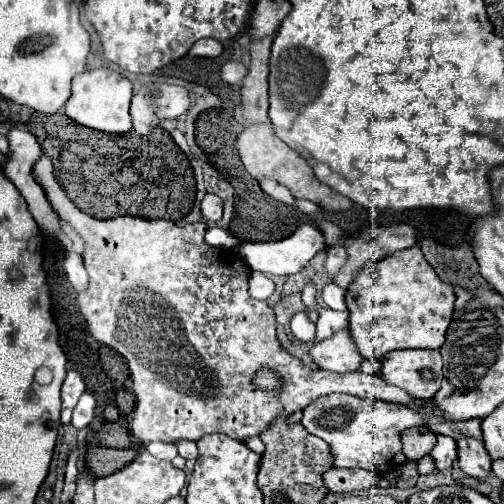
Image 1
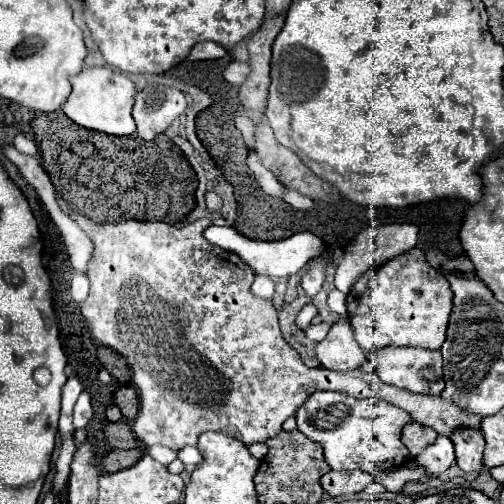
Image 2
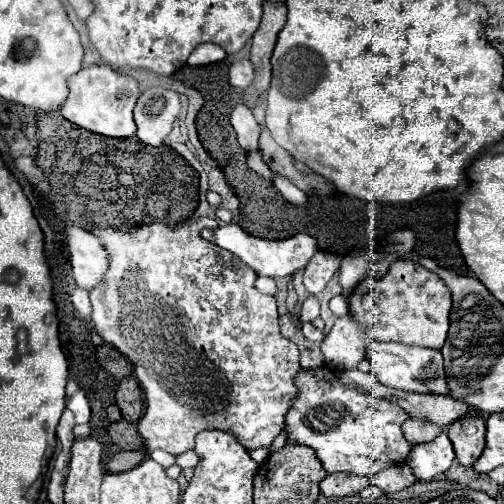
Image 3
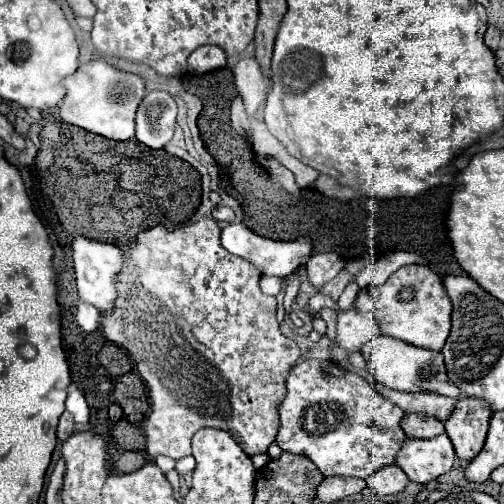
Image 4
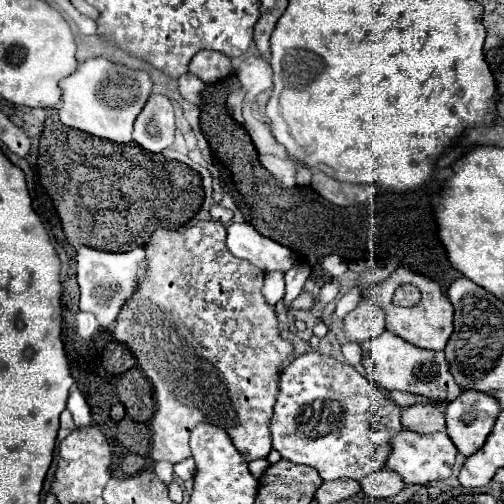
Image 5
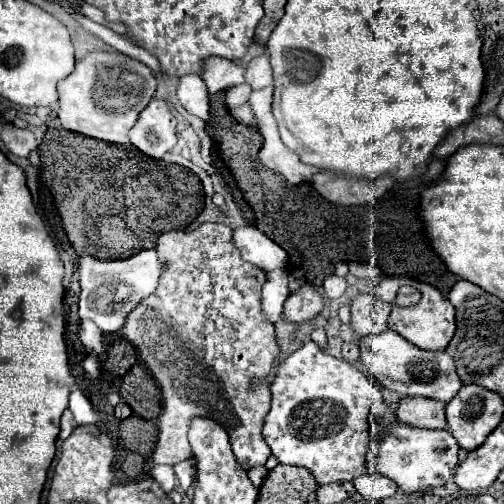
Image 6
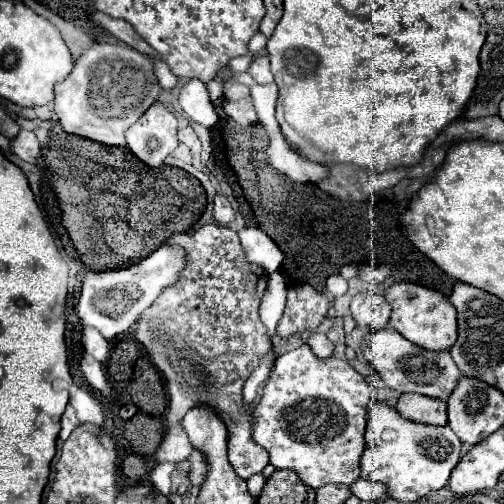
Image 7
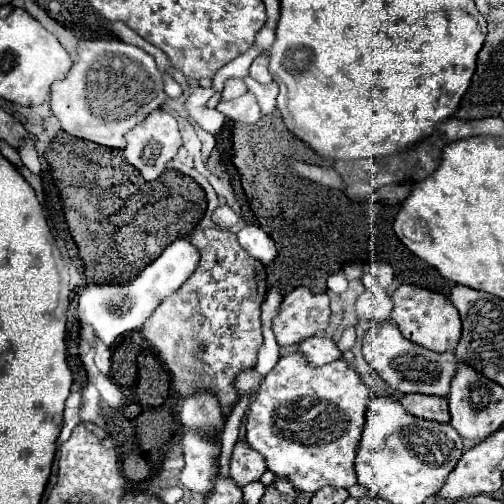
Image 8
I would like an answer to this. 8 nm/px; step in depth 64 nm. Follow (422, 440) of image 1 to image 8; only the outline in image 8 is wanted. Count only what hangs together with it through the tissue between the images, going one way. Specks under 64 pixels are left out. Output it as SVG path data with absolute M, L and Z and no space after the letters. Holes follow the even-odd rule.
M402 396L400 400L404 408L420 418L436 420L436 422L450 422L448 400L440 396Z

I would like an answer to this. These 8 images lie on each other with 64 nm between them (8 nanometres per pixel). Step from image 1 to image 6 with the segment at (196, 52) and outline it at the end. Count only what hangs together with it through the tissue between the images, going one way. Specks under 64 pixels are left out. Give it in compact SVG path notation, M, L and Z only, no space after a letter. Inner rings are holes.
M212 58L212 60L206 60L202 78L208 86L208 92L216 94L220 90L226 90L230 82L244 84L244 68L236 66L234 62L228 62L228 60Z

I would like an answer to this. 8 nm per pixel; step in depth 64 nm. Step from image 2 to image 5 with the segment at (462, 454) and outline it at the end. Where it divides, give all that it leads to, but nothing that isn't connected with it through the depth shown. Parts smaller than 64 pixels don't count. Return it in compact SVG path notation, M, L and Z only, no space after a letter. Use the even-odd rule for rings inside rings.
M464 390L446 406L446 432L460 454L470 456L482 448L500 410L494 396L478 390Z

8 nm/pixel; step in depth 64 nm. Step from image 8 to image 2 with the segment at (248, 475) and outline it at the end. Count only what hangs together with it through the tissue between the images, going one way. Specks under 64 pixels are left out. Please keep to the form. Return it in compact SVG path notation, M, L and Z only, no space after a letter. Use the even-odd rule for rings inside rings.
M58 198L58 204L60 208L80 224L80 228L84 228L84 232L88 232L88 236L92 236L92 242L94 242L94 258L92 258L92 272L88 272L90 276L90 294L88 294L88 300L82 304L82 316L86 318L86 322L90 324L90 332L92 332L92 338L102 342L104 346L108 348L114 348L118 354L122 354L134 376L132 376L132 382L134 382L134 388L138 390L140 394L140 412L138 412L138 418L134 420L134 432L136 436L146 444L146 446L154 446L154 444L162 444L166 448L172 448L172 450L182 450L186 446L196 446L196 440L202 432L208 432L208 430L220 430L236 440L240 440L242 444L250 446L254 442L266 442L268 438L274 438L276 432L282 430L282 424L286 422L286 418L290 418L296 408L300 404L304 404L304 400L308 398L308 392L316 390L316 388L324 388L324 390L340 390L340 392L348 392L352 396L360 396L360 398L370 398L370 396L378 396L386 402L392 402L394 406L406 410L416 422L420 424L428 424L432 426L438 434L444 434L444 436L452 436L452 432L460 426L468 426L468 428L480 428L480 416L476 414L466 414L464 410L460 410L456 404L452 404L450 400L442 400L440 396L416 396L408 390L402 390L402 388L396 388L396 386L390 386L390 384L384 384L376 374L366 374L364 370L356 368L356 370L348 370L348 372L334 372L334 370L326 370L326 368L308 368L302 364L298 352L284 340L280 328L278 328L278 314L276 314L276 308L272 306L272 300L264 300L264 298L258 298L252 294L250 286L252 286L252 280L254 280L254 272L252 268L248 268L248 264L244 264L236 254L232 252L226 252L218 246L212 246L204 236L204 228L212 224L210 218L200 218L196 220L194 224L186 224L182 228L178 226L172 226L172 224L164 224L164 222L138 222L138 220L126 220L126 222L120 222L120 224L94 224L92 220L76 214L76 212L70 212L68 204Z

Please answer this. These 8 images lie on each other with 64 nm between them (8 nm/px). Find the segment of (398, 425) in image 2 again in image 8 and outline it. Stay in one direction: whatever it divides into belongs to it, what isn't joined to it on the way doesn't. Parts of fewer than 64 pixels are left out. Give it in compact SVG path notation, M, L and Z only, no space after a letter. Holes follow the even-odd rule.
M298 352L286 354L270 370L254 396L246 414L246 442L252 450L262 454L266 468L276 478L288 478L288 482L306 494L316 494L322 486L350 488L356 484L352 472L352 460L356 458L356 444L360 442L360 432L364 428L364 408L370 398L370 390L364 380L348 368L344 360L334 360L328 366L310 368Z

